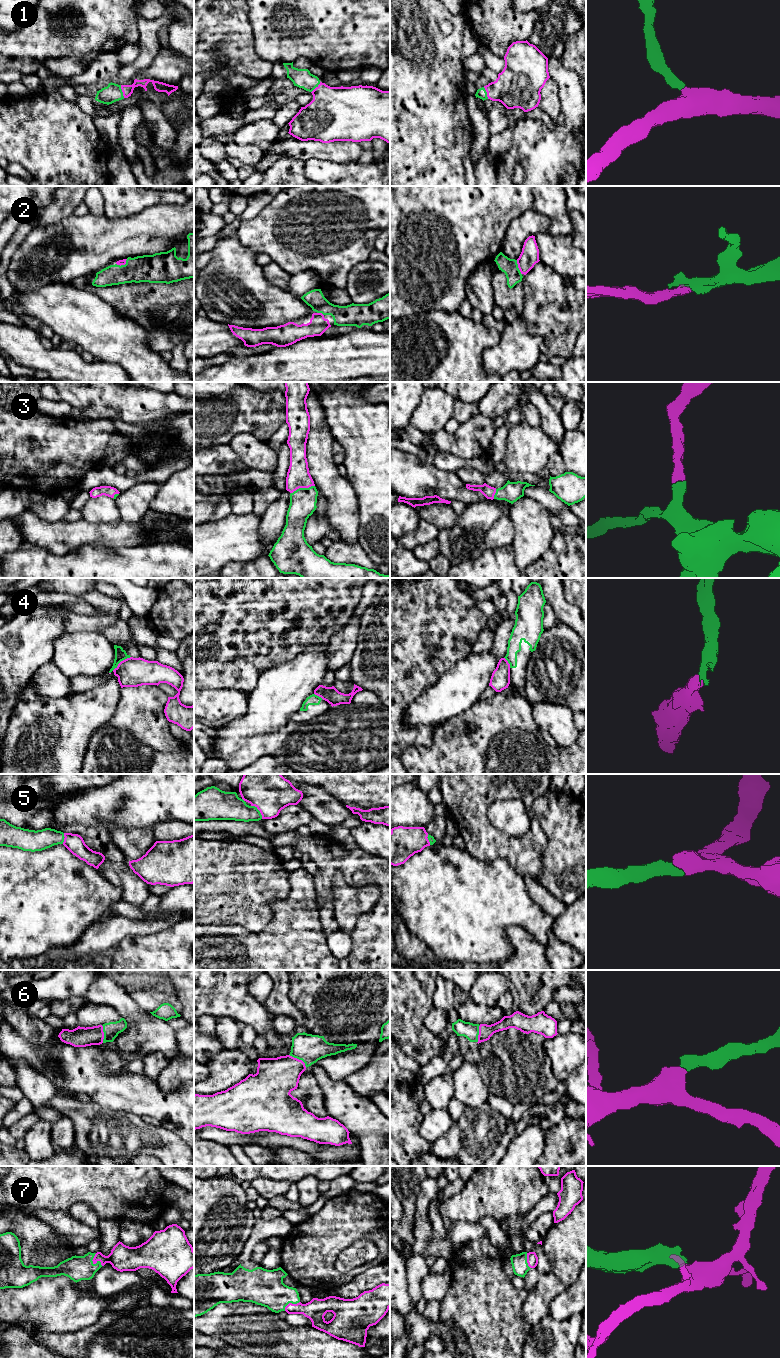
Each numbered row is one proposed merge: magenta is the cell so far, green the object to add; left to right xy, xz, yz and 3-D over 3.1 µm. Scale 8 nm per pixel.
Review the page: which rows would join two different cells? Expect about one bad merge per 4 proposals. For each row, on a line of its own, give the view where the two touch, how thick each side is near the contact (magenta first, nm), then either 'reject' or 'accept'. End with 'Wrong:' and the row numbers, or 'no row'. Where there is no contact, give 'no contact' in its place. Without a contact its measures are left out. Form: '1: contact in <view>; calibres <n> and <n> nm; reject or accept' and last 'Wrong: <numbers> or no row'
1: contact in xy; calibres 90 and 140 nm; accept
2: contact in yz; calibres 150 and 130 nm; accept
3: contact in xz; calibres 190 and 220 nm; accept
4: contact in xy; calibres 240 and 90 nm; reject
5: contact in xz; calibres 360 and 220 nm; accept
6: contact in xz; calibres 320 and 220 nm; accept
7: contact in xy; calibres 200 and 200 nm; accept
Wrong: 4

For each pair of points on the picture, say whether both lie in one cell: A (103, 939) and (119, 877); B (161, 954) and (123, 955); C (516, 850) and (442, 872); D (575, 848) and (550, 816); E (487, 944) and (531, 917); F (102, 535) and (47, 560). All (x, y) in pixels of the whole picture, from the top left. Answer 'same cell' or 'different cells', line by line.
A: different cells
B: same cell
C: different cells
D: same cell
E: same cell
F: different cells

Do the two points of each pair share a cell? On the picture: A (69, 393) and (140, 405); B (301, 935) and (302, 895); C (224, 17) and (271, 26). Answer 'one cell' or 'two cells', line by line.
A: one cell
B: one cell
C: two cells

